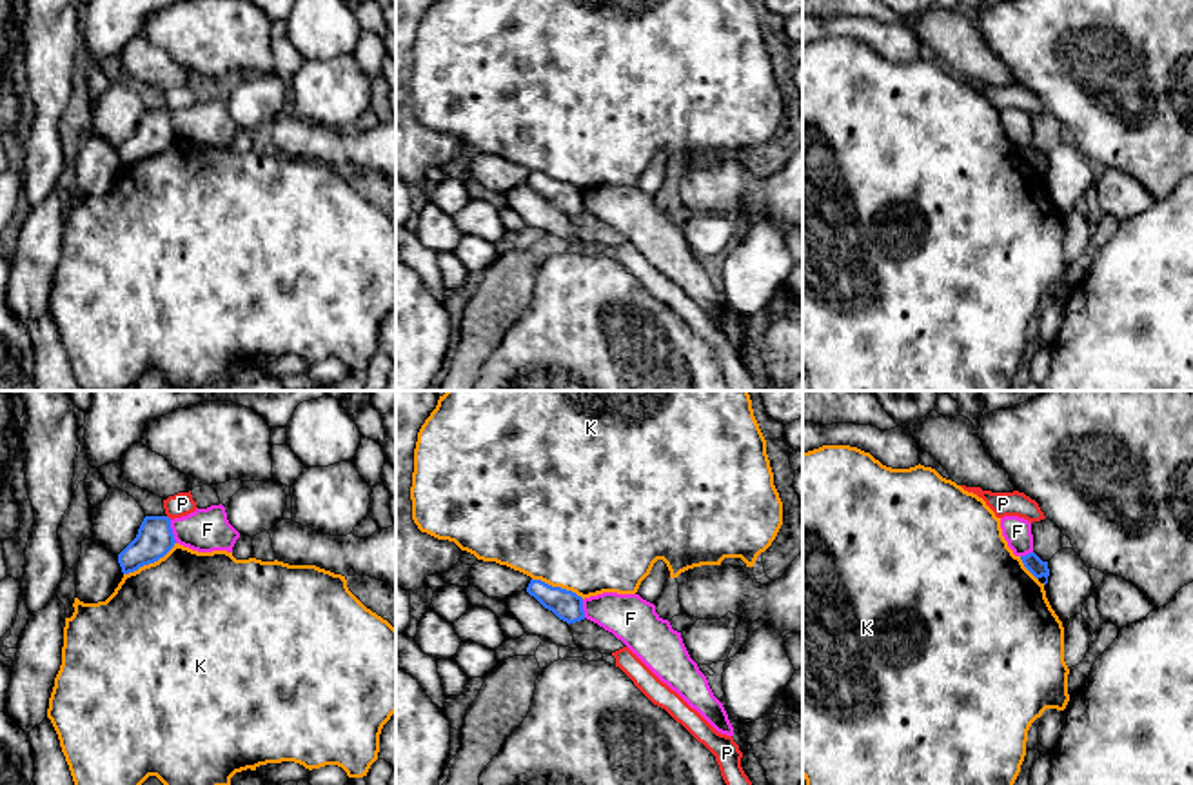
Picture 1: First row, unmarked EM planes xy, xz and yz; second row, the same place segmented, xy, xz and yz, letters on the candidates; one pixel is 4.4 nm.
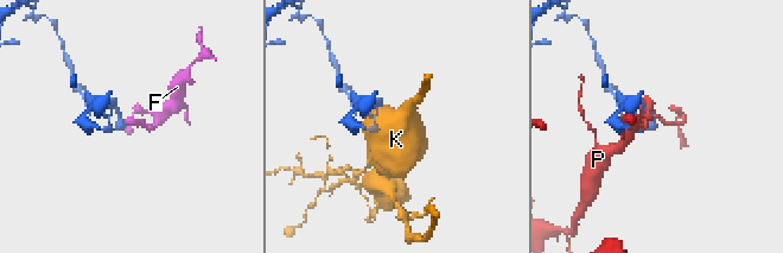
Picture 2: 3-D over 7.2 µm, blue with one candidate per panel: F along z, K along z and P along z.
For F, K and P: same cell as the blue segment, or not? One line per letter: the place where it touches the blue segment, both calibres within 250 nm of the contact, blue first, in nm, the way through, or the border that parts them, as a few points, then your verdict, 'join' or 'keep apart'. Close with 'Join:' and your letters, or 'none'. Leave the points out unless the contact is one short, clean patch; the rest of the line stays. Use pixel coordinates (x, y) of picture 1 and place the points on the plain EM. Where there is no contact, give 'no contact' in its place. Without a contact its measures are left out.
F: xy (171, 124) | 170/190 nm | along xy (169, 113), (177, 135) | keep apart
K: xy (149, 155) | 170/480 nm | keep apart
P: xy (169, 111) | 170/110 nm | keep apart
Join: none

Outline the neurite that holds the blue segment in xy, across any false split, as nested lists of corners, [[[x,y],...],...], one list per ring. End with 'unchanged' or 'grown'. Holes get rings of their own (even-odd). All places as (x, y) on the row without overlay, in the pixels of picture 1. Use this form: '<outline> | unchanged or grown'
[[[145,109],[136,131],[118,147],[123,167],[163,151],[176,133],[167,109]]] | unchanged

